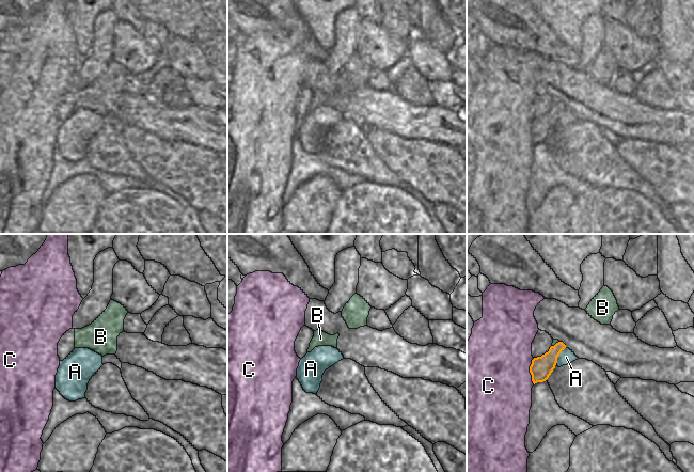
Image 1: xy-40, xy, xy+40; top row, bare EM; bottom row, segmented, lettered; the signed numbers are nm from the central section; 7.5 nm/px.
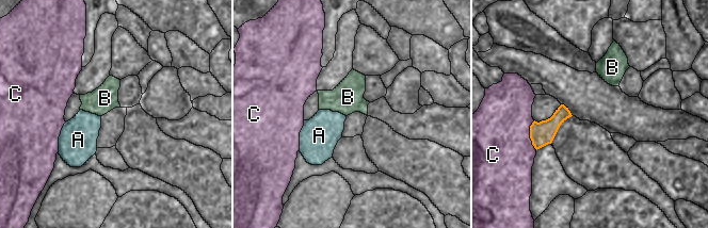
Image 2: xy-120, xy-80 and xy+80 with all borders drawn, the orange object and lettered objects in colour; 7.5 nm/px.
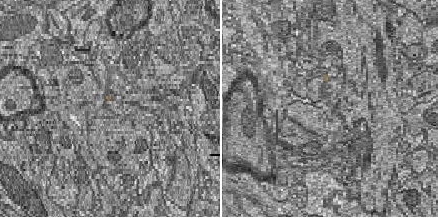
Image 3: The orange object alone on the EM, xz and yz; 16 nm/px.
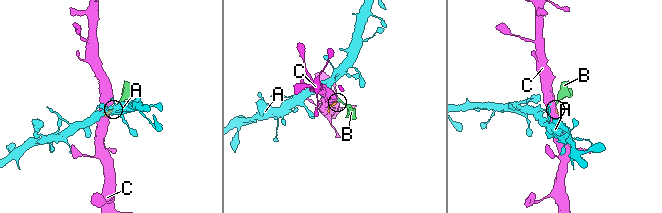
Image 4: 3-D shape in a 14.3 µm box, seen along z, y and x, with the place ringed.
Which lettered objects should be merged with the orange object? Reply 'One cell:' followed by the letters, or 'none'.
One cell: B

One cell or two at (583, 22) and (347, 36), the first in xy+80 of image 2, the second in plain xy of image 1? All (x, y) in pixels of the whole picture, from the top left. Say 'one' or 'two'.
two

